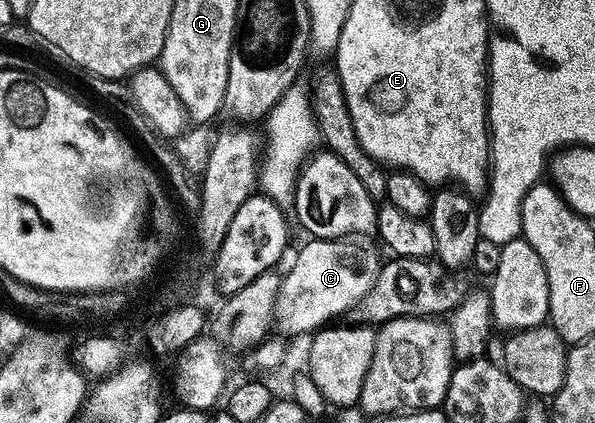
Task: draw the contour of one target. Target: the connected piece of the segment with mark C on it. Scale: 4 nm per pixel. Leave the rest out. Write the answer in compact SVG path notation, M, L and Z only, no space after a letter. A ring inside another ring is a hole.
M368 237L355 241L308 241L300 251L292 272L280 285L280 300L274 312L278 331L293 337L327 328L339 315L347 316L374 289L380 276L381 248ZM380 250L380 251L379 251ZM334 319L334 320L331 320Z

